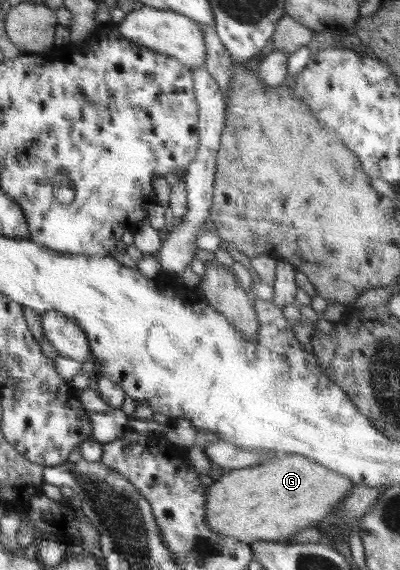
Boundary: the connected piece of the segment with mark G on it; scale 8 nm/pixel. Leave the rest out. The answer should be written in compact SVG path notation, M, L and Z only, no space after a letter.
M295 454L280 455L256 466L218 474L215 483L206 487L206 522L216 537L228 536L248 545L255 542L280 542L304 528L318 525L334 510L334 506L348 496L354 485L347 476L319 465L308 457Z

